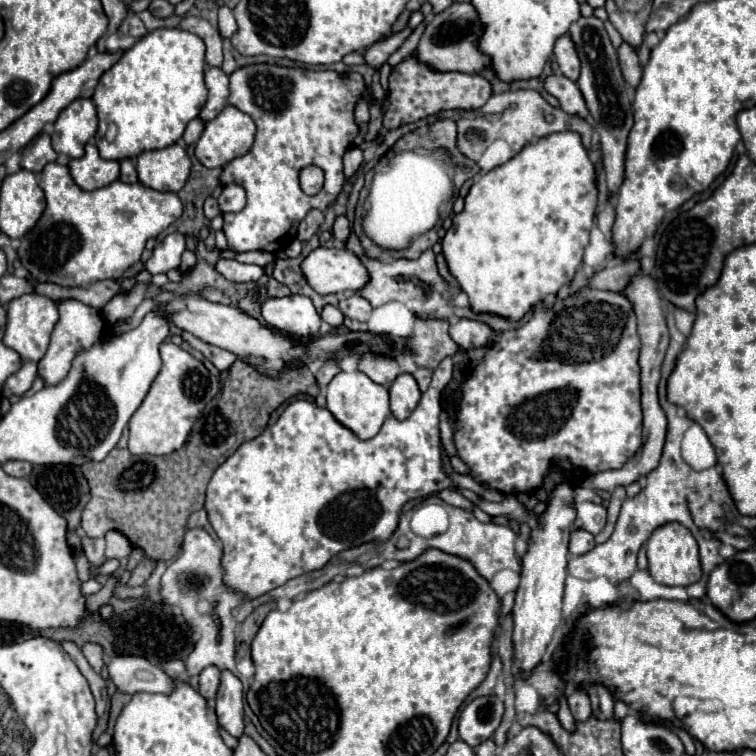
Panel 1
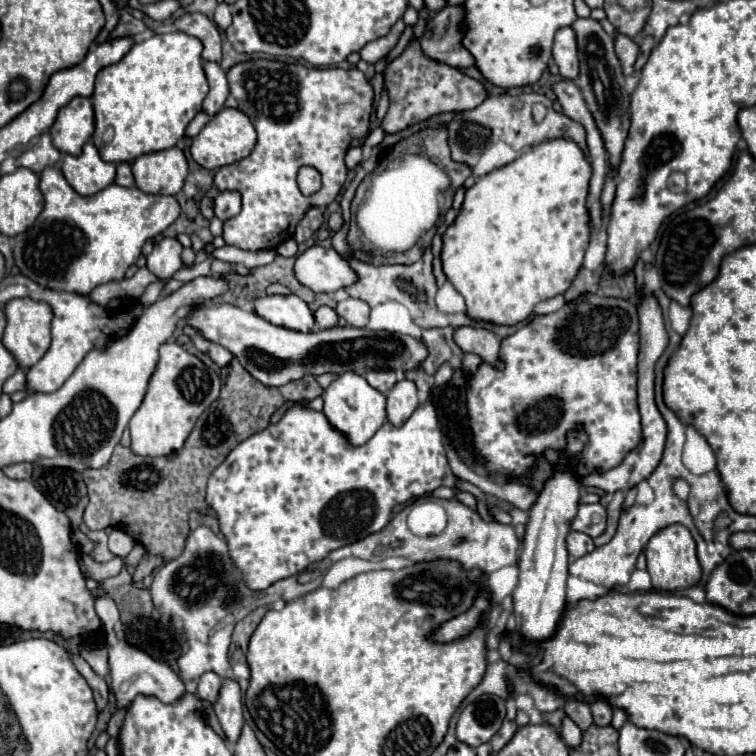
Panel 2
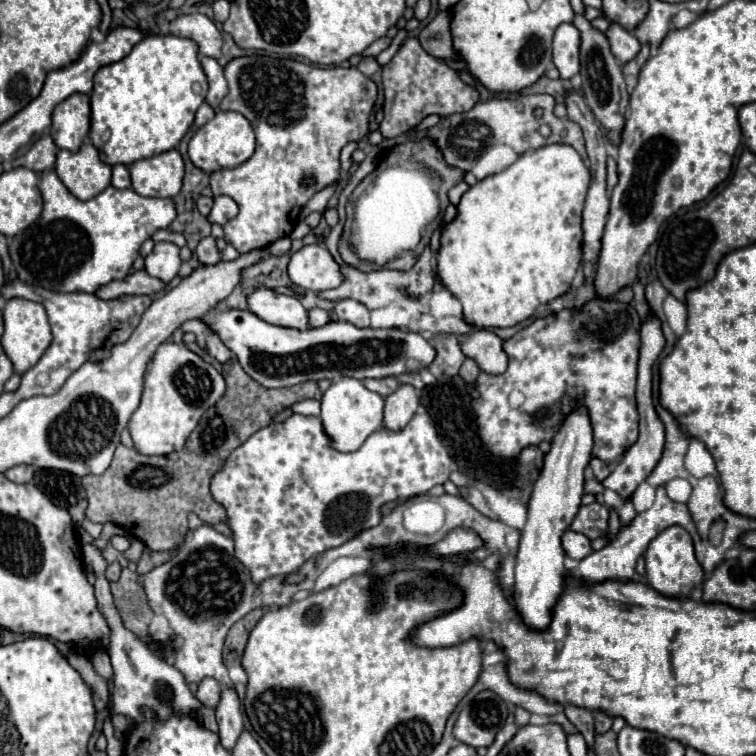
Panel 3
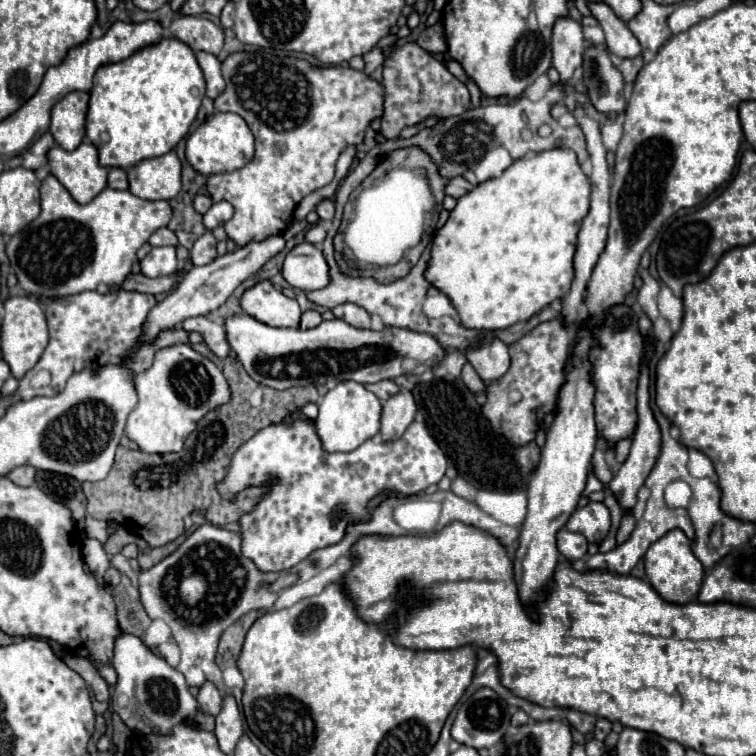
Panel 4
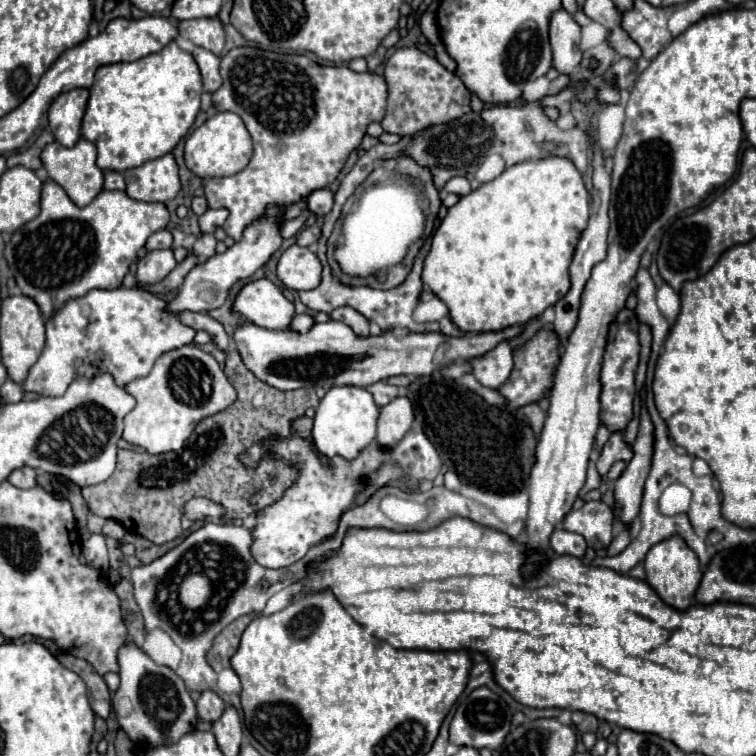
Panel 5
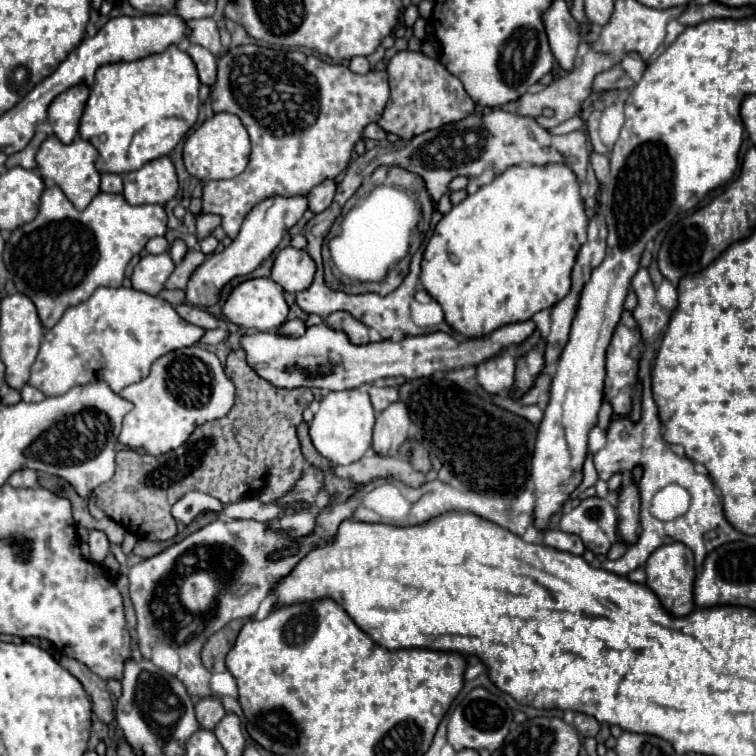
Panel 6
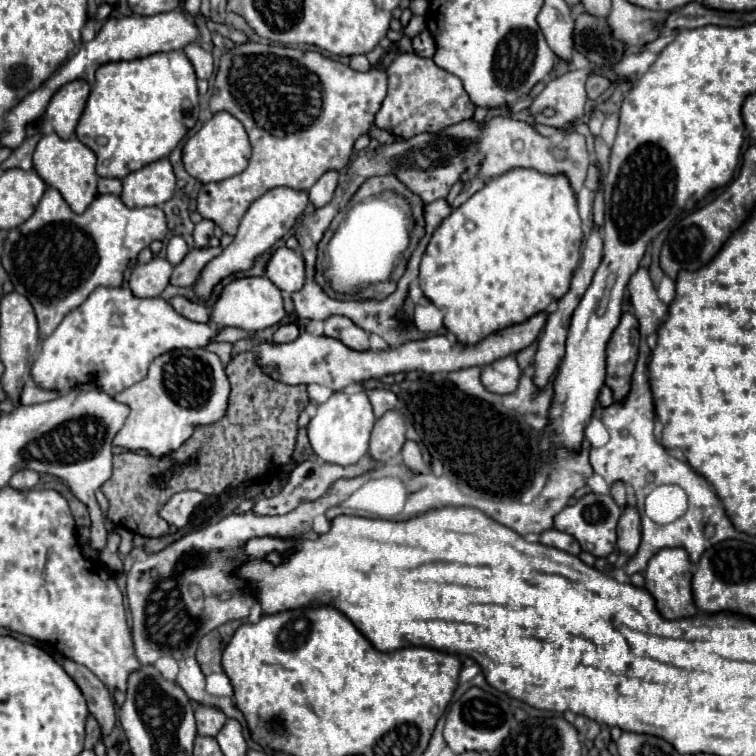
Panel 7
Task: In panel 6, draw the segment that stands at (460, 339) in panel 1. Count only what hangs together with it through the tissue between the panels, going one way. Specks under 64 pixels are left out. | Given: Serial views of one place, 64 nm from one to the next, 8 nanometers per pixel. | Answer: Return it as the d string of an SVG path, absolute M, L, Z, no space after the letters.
M502 352L476 366L476 380L490 394L506 394L516 384L516 360L508 352Z

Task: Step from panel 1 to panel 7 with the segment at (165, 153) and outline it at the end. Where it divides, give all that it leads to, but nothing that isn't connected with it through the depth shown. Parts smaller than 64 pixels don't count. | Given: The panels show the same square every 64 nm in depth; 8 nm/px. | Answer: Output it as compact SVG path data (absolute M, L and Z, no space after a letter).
M162 158L128 174L122 184L122 202L128 208L144 208L168 202L176 188L176 178L168 158Z

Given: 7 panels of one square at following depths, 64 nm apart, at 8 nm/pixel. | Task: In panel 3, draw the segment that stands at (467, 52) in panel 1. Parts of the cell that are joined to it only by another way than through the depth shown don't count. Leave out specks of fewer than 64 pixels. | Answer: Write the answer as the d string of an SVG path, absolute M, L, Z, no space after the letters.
M440 12L436 18L420 32L420 44L434 58L456 58L450 36L450 14Z

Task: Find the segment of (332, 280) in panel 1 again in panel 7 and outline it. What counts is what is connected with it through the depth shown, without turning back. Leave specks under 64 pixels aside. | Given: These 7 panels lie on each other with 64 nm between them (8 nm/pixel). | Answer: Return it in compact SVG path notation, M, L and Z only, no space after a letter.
M290 248L274 250L266 264L266 278L270 278L282 292L296 292L304 284L304 260Z

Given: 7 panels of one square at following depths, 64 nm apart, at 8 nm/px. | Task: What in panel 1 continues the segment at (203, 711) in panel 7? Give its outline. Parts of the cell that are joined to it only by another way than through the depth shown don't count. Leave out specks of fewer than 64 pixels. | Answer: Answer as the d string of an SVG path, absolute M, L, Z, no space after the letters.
M216 666L204 668L202 674L200 674L200 688L198 688L198 692L206 700L212 700L212 698L216 698L218 688L220 688L220 670Z

